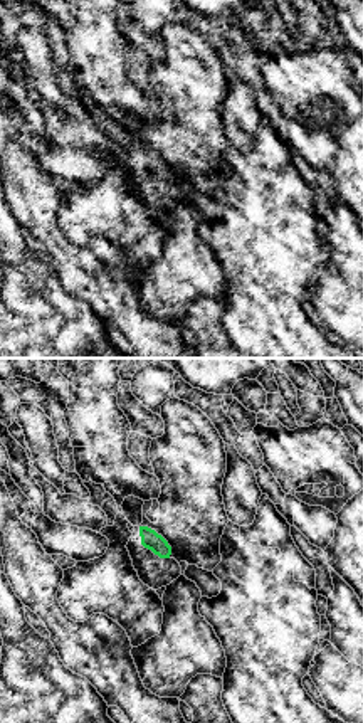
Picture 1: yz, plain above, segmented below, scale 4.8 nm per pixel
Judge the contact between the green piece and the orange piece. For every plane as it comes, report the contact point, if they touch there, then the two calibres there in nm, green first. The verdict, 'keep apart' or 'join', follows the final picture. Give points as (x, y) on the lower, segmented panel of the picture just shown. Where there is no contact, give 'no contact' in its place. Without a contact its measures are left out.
no contact

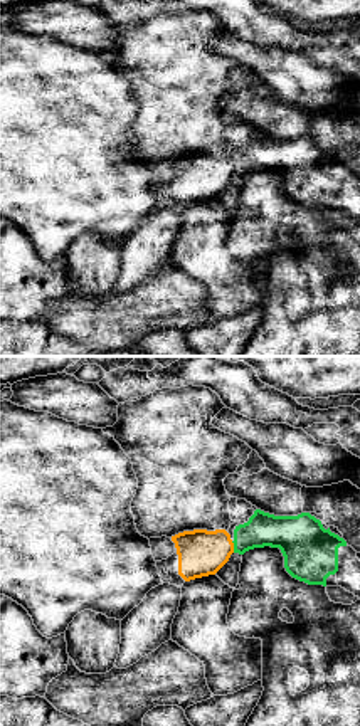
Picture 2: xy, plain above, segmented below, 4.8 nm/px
meets green at (234, 547); 160 nm thick on the green side, 220 nm on the other

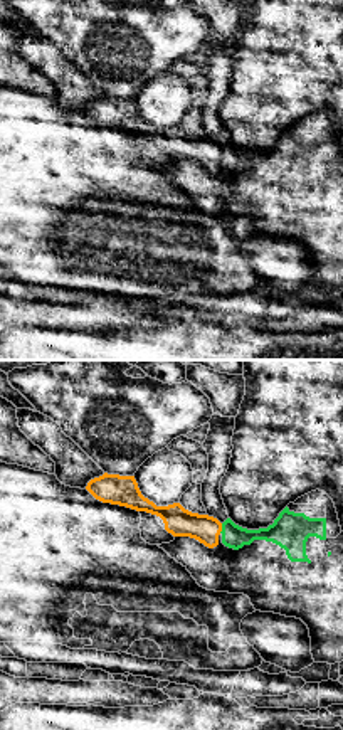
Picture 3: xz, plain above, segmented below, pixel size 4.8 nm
meets green at (222, 528); 110 nm thick on the green side, 140 nm on the other

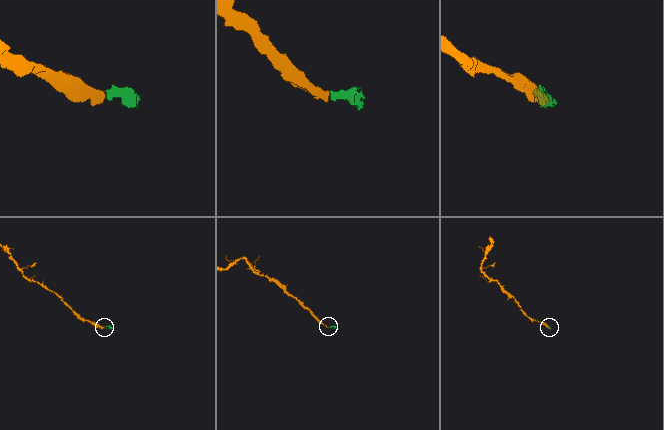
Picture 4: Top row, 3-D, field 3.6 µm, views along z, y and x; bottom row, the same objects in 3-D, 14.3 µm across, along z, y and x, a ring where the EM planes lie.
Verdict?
join

